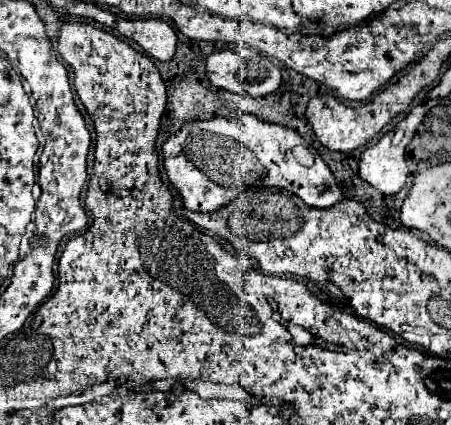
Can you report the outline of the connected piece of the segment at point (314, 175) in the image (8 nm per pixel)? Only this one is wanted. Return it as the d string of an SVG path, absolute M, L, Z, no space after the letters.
M242 115L240 121L230 121L224 117L214 117L210 121L188 121L178 135L170 137L164 143L162 151L164 151L164 167L168 173L168 179L180 191L184 199L184 207L190 211L200 211L200 213L218 211L220 207L226 207L238 195L240 189L260 187L260 185L286 189L296 197L300 197L310 207L318 207L318 209L332 207L342 199L342 191L336 185L332 171L326 167L326 163L318 153L312 167L302 167L292 155L292 149L296 145L306 145L306 141L298 135L298 131L262 121L254 115Z

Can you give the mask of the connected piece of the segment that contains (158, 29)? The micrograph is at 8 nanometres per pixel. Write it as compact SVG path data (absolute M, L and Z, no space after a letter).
M120 19L116 31L134 39L150 57L170 61L176 51L176 33L162 19Z

